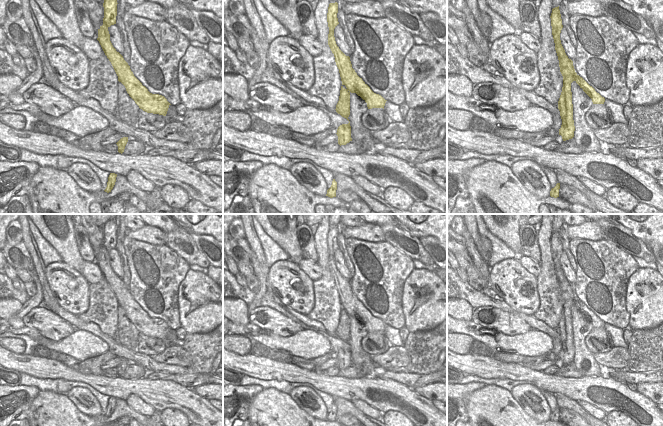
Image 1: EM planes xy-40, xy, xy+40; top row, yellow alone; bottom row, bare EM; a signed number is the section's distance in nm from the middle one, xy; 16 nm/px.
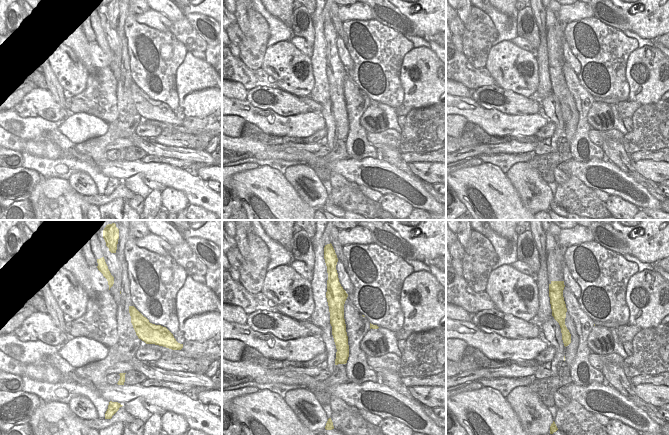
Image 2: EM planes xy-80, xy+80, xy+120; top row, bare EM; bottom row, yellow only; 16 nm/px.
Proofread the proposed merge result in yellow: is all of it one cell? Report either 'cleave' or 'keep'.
cleave

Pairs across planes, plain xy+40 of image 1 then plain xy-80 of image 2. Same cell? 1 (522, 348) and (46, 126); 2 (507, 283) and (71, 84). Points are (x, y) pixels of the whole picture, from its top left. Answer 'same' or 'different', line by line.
1: different
2: same

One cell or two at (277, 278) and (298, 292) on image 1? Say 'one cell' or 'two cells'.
one cell

